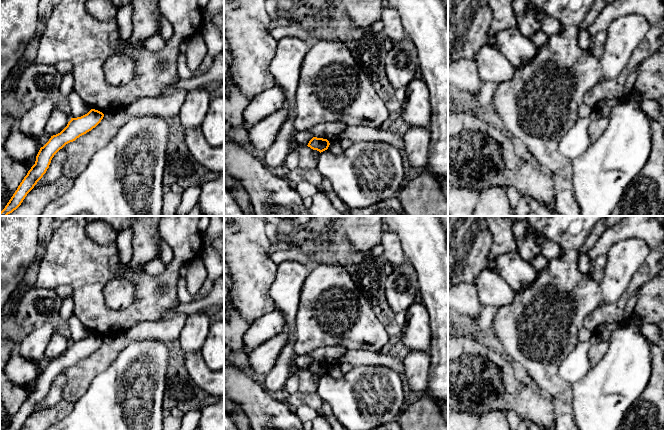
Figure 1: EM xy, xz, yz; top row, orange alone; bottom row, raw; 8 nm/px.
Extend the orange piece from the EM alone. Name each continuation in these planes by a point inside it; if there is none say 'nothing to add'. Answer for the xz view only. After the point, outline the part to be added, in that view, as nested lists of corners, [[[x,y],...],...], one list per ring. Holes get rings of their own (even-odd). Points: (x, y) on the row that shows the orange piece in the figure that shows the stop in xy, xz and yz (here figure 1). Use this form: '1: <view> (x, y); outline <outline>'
nothing to add

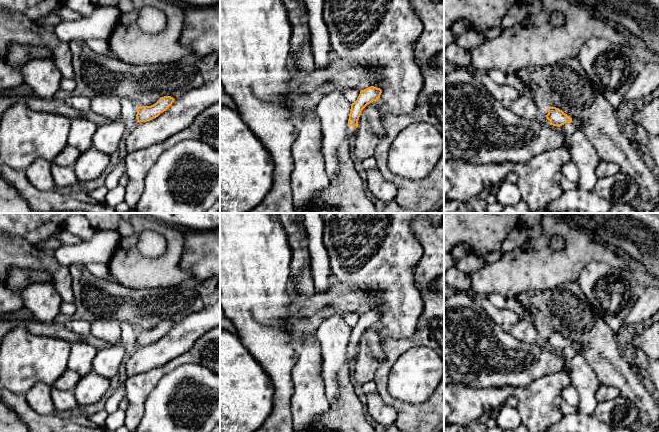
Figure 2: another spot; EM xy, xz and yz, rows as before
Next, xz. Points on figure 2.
1: xz (344, 194); outline [[[355,126],[347,127],[346,139],[338,147],[337,174],[314,200],[294,213],[378,213],[371,200],[365,195],[363,183],[350,157],[350,139],[356,133]]]

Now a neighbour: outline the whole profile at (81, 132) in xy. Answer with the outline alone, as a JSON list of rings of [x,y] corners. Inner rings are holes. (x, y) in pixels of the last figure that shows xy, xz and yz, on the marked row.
[[[74,118],[67,138],[67,144],[81,153],[93,146],[92,140],[98,126],[88,119]]]

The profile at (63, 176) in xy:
[[[52,163],[51,175],[57,187],[72,187],[79,183],[72,167]]]

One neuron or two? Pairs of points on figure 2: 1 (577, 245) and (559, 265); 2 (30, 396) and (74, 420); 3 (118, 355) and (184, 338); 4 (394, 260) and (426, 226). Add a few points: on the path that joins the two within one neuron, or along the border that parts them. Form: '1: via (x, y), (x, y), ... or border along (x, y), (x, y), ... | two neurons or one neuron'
1: via (574, 250), (564, 260) | one neuron
2: border along (31, 407), (40, 414), (54, 414) | two neurons
3: border along (126, 356), (122, 361) | two neurons
4: border along (410, 223), (410, 230), (422, 247), (420, 259) | two neurons

